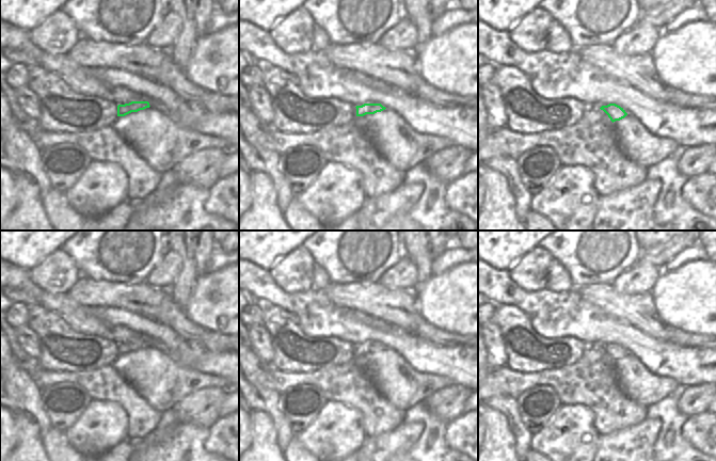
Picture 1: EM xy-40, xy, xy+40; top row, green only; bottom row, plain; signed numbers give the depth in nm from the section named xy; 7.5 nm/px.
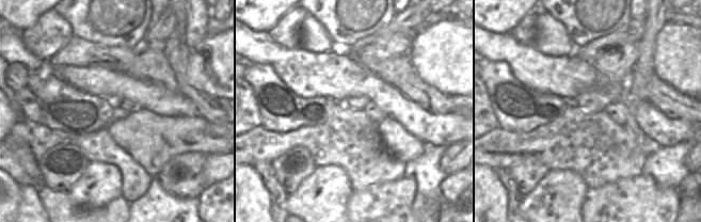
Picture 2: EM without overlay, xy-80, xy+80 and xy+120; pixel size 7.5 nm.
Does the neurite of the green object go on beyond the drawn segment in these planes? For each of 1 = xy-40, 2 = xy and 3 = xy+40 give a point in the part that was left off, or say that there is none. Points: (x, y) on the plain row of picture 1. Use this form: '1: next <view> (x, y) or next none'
1: next none
2: next none
3: next none

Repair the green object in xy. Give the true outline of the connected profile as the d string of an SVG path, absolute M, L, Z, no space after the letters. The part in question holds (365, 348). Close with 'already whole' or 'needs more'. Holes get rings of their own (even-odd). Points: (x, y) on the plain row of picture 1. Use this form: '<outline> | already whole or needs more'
M364 343L362 345L356 345L356 355L364 355L366 353L375 353L381 351L386 347L381 343Z | already whole

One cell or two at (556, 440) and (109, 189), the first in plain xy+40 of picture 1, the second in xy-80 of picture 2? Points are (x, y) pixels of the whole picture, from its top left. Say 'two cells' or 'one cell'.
one cell

